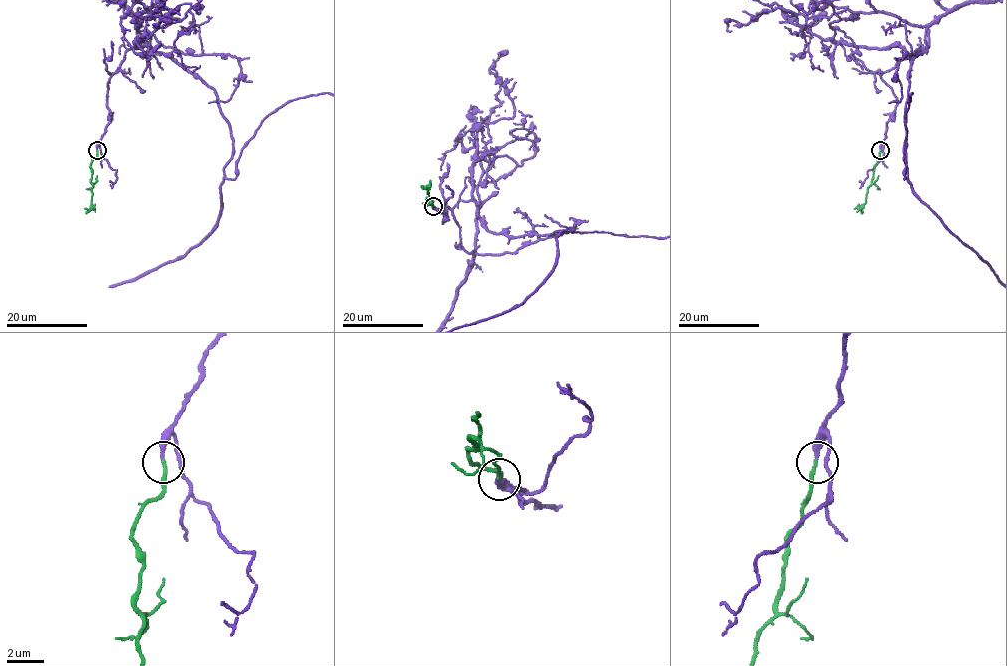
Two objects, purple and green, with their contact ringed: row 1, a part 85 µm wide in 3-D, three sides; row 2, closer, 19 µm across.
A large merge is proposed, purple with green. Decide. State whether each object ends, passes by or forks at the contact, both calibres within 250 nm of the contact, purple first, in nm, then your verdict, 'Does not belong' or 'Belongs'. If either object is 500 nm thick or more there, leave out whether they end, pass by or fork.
At the ring purple ends. At the ring green ends. Thickness 280 nm (purple) against 200 nm. Belongs

